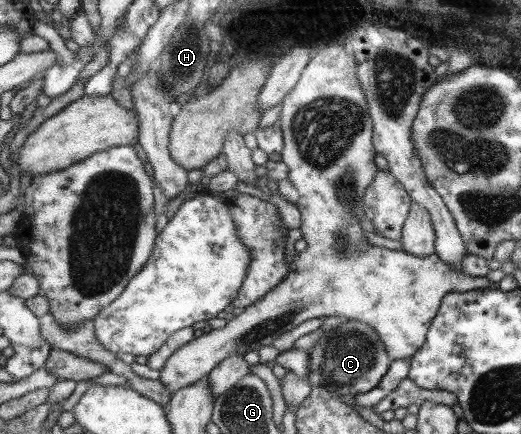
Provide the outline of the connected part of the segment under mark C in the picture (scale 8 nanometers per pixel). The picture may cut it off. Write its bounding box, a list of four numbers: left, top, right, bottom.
[321,319,393,396]

